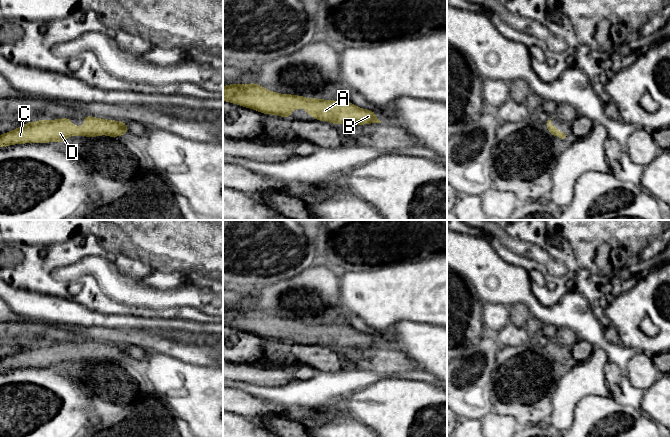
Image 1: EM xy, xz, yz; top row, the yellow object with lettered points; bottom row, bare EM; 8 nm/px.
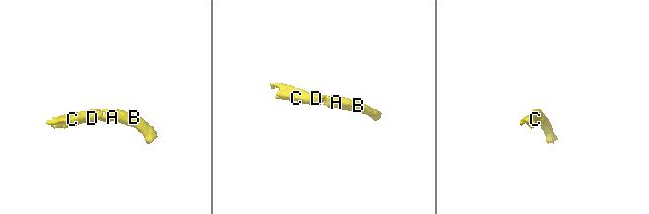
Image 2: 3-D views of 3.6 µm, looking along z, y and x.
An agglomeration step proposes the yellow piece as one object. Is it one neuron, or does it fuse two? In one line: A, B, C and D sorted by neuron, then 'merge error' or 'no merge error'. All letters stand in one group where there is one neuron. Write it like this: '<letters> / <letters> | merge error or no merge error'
A B C D | no merge error

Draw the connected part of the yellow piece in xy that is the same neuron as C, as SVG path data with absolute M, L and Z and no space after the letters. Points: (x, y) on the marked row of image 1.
M84 116L84 126L76 126L70 118L28 122L0 135L0 147L26 143L65 142L69 136L118 137L128 134L125 122Z

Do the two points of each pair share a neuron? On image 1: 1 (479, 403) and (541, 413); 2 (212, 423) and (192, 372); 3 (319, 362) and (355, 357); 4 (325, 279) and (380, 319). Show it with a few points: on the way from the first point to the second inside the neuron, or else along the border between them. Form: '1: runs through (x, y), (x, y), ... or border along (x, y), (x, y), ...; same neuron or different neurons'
1: border along (490, 397), (493, 408); different neurons
2: runs through (212, 410), (212, 404), (193, 385); same neuron
3: border along (336, 349), (354, 366); different neurons
4: border along (339, 276), (339, 300), (341, 303); different neurons

